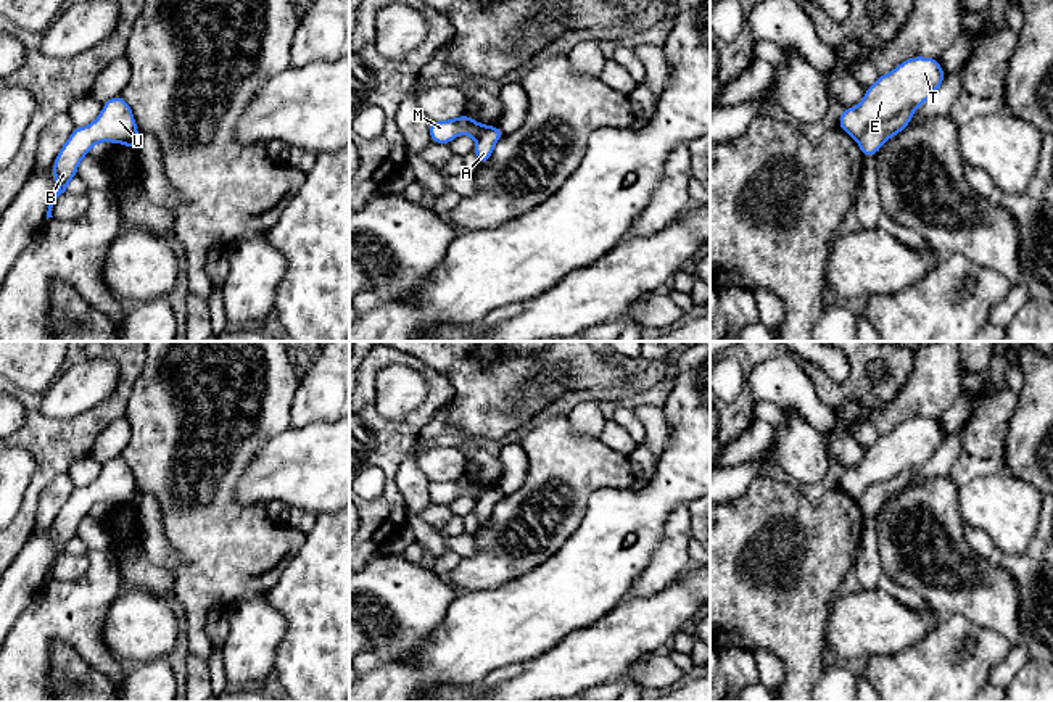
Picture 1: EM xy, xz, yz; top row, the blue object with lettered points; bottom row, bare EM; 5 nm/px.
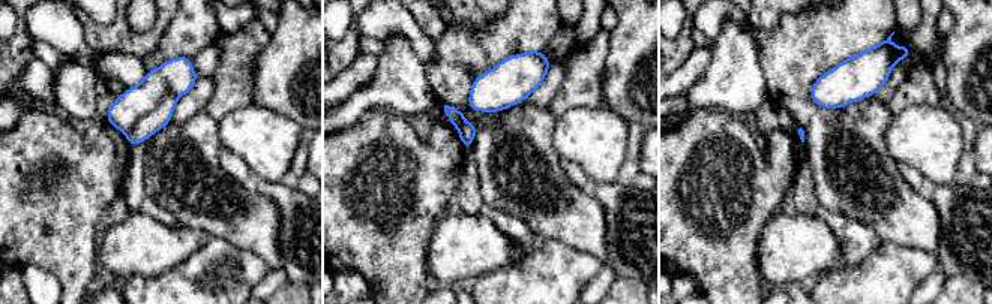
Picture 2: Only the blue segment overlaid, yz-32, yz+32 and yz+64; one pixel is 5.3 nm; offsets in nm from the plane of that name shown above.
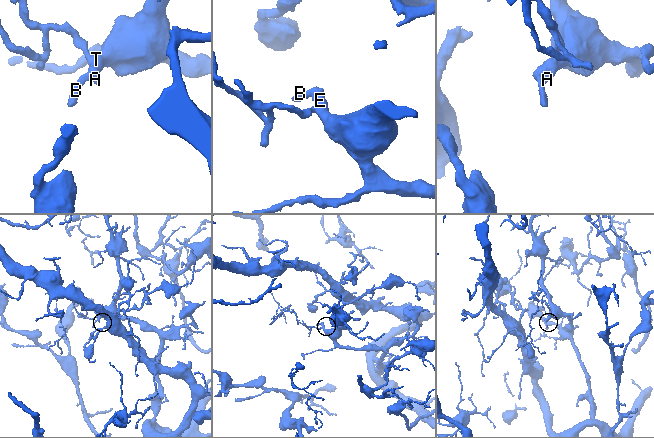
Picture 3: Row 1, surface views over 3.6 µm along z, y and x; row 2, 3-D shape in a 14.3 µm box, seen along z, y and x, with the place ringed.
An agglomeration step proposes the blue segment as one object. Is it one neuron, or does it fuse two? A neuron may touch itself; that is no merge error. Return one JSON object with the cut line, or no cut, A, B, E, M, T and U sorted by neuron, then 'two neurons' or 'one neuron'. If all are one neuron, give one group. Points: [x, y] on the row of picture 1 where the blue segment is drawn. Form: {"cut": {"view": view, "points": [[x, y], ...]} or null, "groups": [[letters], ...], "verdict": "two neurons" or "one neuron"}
{"cut": {"view": "yz", "points": [[912, 110], [902, 110], [873, 123], [855, 139]]}, "groups": [["A"], ["B", "E", "M", "T", "U"]], "verdict": "two neurons"}

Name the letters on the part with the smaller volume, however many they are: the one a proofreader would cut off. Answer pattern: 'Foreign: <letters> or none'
Foreign: A

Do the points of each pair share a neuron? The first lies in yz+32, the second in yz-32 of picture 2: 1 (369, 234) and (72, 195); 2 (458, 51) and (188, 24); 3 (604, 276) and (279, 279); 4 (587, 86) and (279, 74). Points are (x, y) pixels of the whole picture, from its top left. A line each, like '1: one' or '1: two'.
1: one
2: one
3: one
4: two

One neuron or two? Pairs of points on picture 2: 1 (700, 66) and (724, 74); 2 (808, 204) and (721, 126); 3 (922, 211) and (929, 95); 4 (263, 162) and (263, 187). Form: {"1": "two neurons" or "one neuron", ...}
{"1": "two neurons", "2": "two neurons", "3": "two neurons", "4": "two neurons"}

